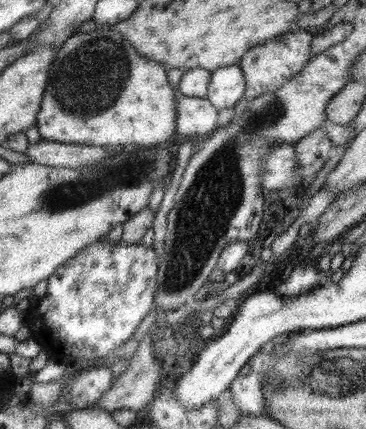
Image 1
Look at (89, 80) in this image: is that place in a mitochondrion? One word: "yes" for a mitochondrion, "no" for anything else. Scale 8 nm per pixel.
yes

